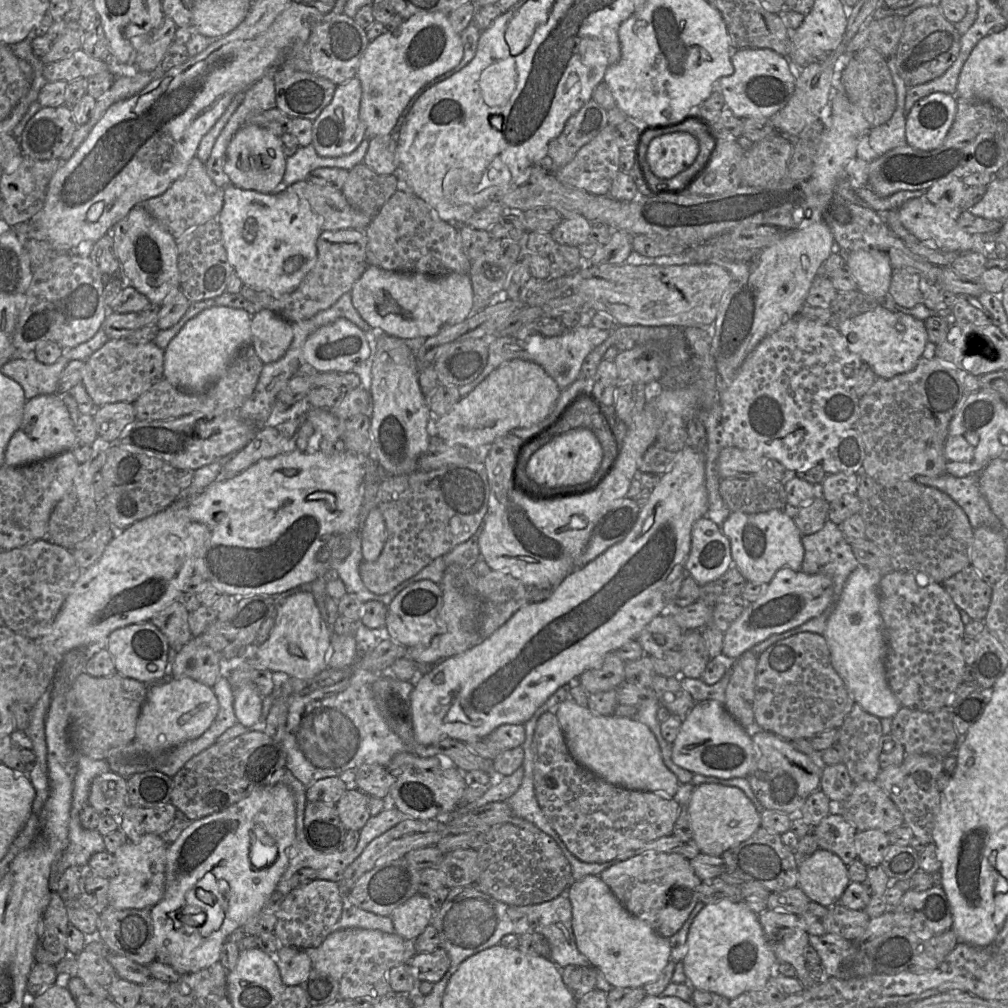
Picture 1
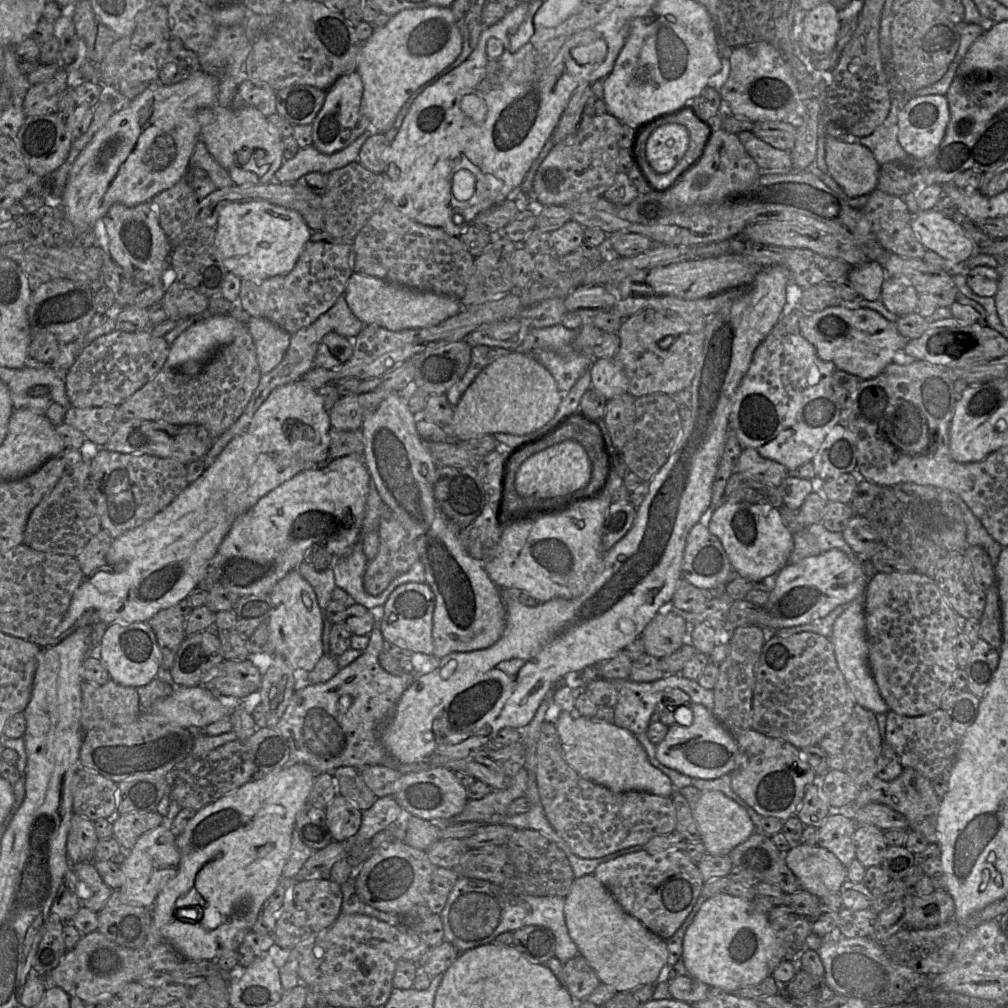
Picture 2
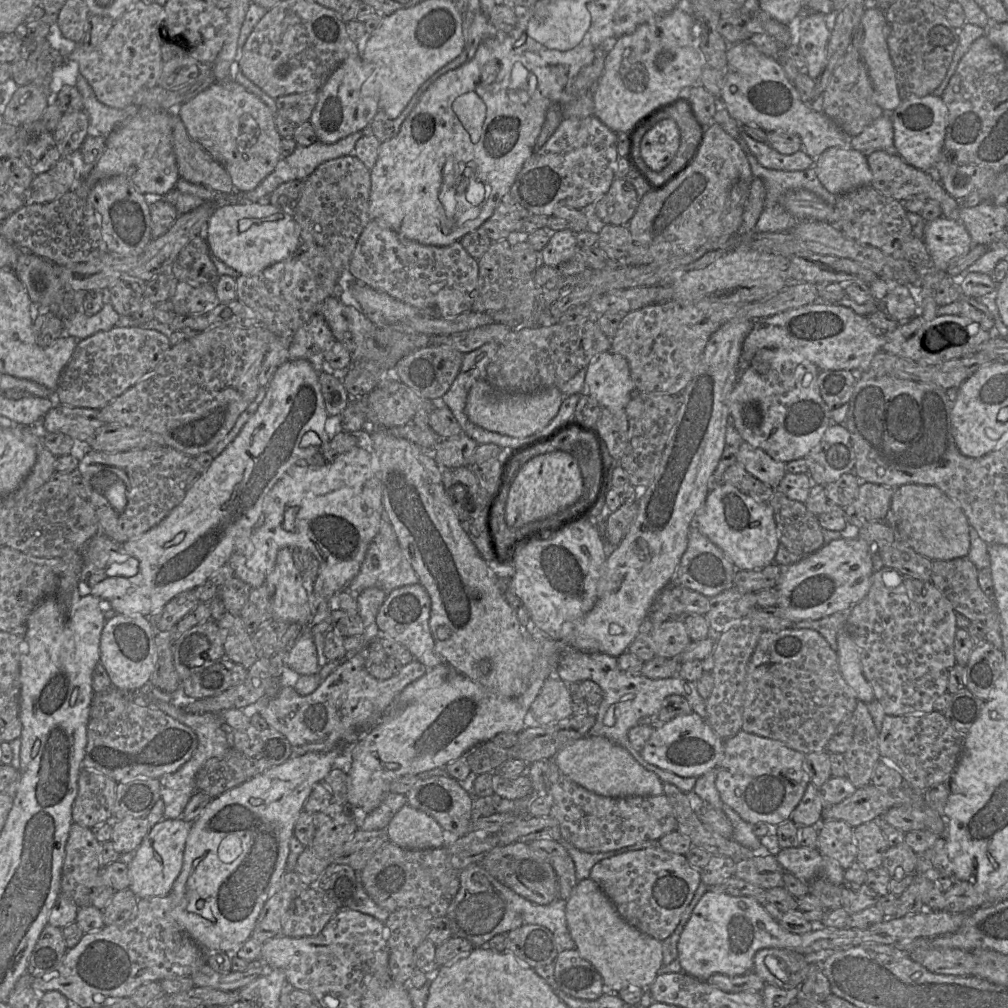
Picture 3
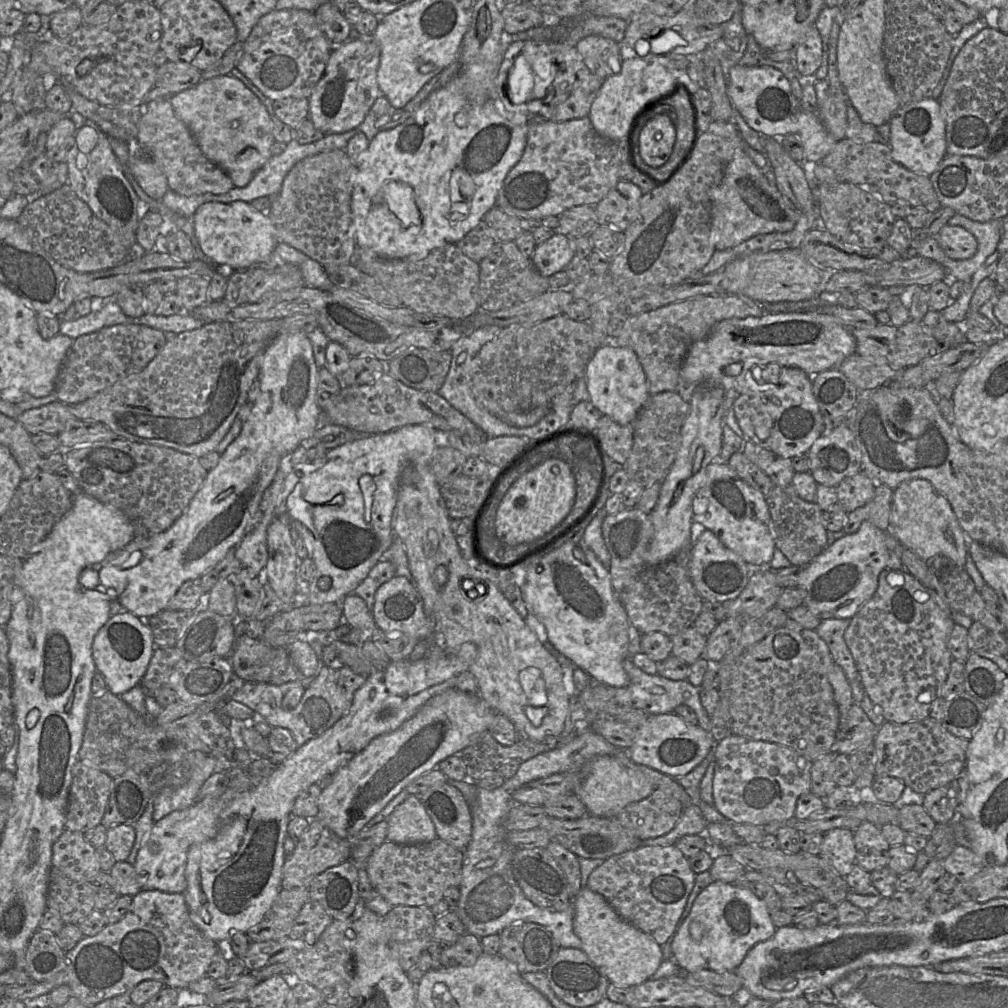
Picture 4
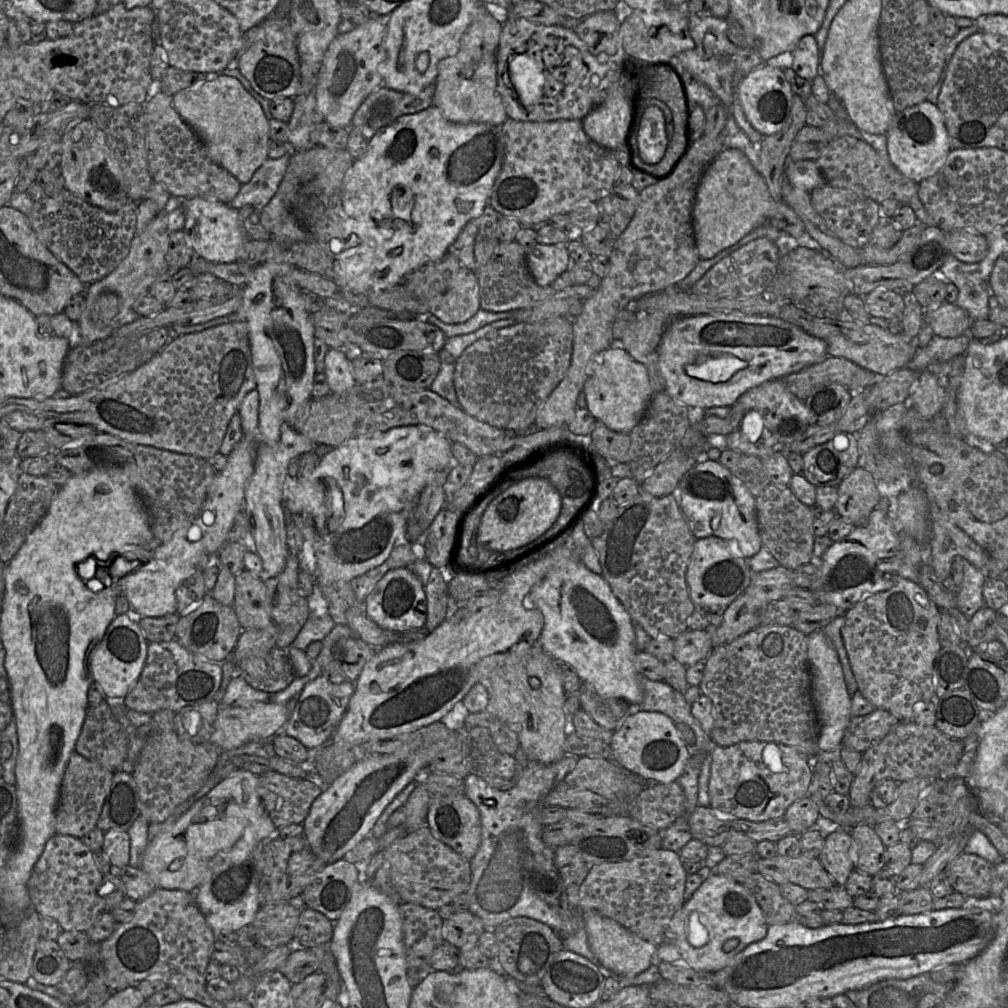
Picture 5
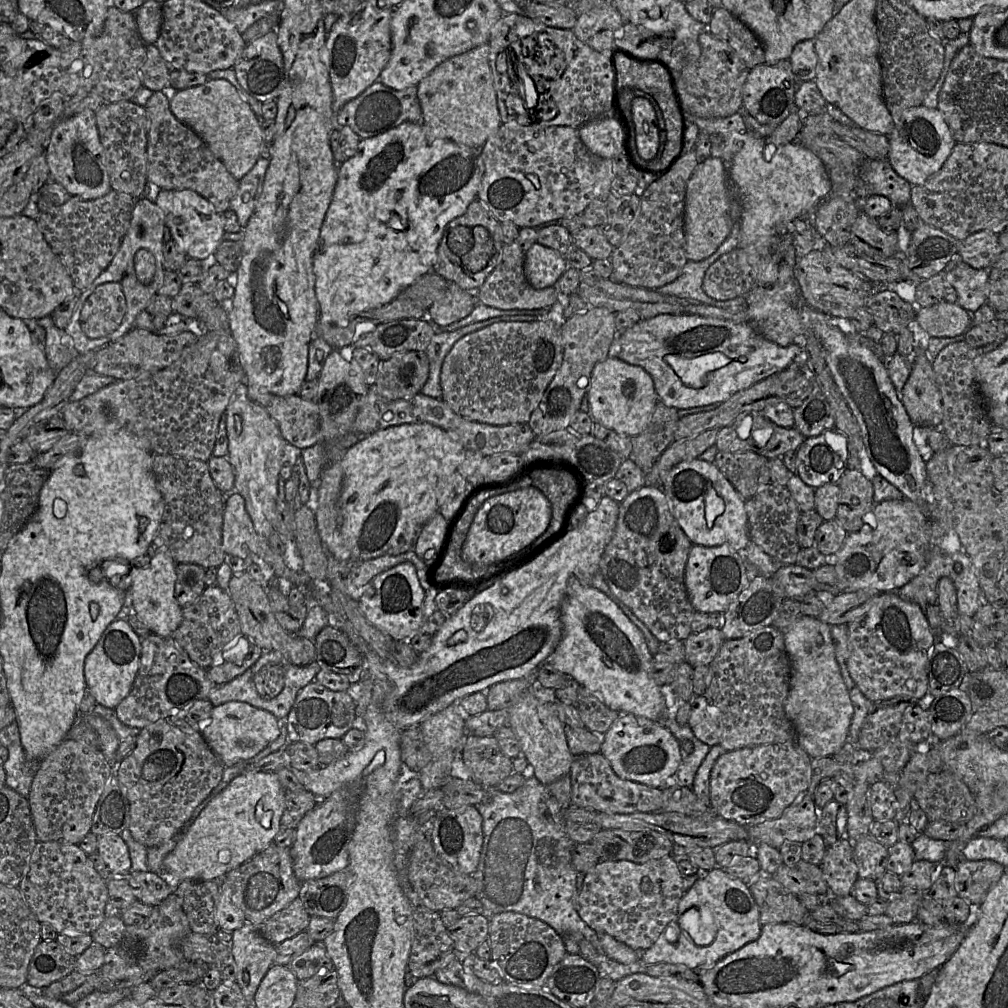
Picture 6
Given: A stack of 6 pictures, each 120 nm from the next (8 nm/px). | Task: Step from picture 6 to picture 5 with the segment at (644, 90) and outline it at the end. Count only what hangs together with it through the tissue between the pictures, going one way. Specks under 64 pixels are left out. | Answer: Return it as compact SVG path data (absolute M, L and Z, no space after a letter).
M661 63L654 71L653 78L647 84L645 91L642 95L642 100L639 106L638 113L642 114L642 112L651 105L656 105L660 107L662 112L665 112L667 115L667 109L670 114L670 123L673 125L673 136L670 140L670 145L663 157L663 159L654 165L649 165L643 162L640 159L639 154L634 151L634 158L636 164L646 170L652 171L657 174L665 173L671 170L673 164L676 159L679 157L681 152L683 151L687 140L688 140L688 129L687 129L687 106L684 97L684 93L681 87L681 82L678 78L677 73L674 68L669 63Z

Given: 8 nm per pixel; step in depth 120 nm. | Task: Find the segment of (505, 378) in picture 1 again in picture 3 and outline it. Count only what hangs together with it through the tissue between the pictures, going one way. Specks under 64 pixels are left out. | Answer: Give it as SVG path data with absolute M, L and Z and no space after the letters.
M478 379L469 390L466 415L475 425L503 435L524 438L543 429L557 415L564 395L557 387L534 393L506 393L495 389L487 380Z

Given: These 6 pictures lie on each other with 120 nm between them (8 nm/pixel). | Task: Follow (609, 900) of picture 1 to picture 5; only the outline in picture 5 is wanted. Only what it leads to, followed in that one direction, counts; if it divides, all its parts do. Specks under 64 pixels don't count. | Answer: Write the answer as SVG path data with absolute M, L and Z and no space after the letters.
M595 911L584 912L584 924L588 935L589 946L600 965L611 973L632 978L647 970L652 964L658 965L657 946L632 933L616 921L604 917Z

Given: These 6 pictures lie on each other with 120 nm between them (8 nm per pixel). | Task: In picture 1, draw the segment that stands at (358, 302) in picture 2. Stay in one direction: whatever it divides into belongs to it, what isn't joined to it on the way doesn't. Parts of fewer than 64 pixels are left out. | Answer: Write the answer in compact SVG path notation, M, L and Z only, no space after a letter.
M368 265L353 284L351 300L361 318L374 331L401 339L428 338L472 314L473 289L469 274L432 277L421 273L388 271Z

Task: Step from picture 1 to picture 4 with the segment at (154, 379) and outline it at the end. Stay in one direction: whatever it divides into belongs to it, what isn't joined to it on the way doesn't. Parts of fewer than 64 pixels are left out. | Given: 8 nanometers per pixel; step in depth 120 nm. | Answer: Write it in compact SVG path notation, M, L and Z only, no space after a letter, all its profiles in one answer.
M135 322L105 327L78 337L68 351L56 379L58 400L76 405L118 381L142 372L166 343L165 332Z

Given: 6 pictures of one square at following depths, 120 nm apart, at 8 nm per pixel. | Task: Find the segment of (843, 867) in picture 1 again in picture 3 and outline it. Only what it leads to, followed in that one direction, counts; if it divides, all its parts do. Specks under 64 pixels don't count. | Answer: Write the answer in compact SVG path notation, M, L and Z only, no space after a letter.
M790 847L781 849L776 856L785 872L810 883L821 876L829 882L841 886L844 883L844 872L839 863L823 856L818 849Z

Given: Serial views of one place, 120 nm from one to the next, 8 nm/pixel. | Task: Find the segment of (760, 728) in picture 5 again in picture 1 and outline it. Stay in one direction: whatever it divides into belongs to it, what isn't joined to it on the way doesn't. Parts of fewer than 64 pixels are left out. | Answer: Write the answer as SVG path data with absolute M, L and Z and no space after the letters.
M801 632L768 647L758 659L754 719L766 732L792 741L839 729L854 701L833 668L827 641L821 634Z

